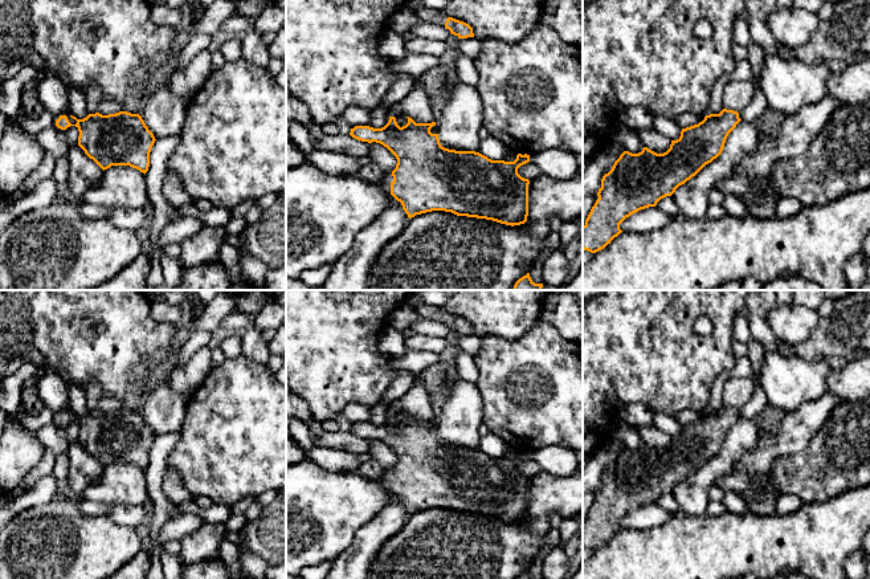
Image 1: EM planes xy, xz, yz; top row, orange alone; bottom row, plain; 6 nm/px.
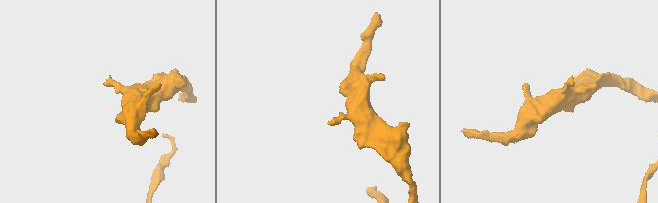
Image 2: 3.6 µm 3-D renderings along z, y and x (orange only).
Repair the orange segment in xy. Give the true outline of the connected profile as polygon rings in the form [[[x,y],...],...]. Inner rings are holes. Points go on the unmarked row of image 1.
[[[119,408],[89,411],[83,416],[70,413],[77,417],[75,421],[66,412],[60,412],[56,423],[61,427],[75,423],[79,428],[78,443],[103,468],[111,462],[130,462],[143,470],[148,468],[156,436],[139,411]]]

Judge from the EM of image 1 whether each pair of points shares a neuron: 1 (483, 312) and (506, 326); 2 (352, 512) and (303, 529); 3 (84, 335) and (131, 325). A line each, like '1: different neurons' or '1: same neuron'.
1: same neuron
2: same neuron
3: same neuron

